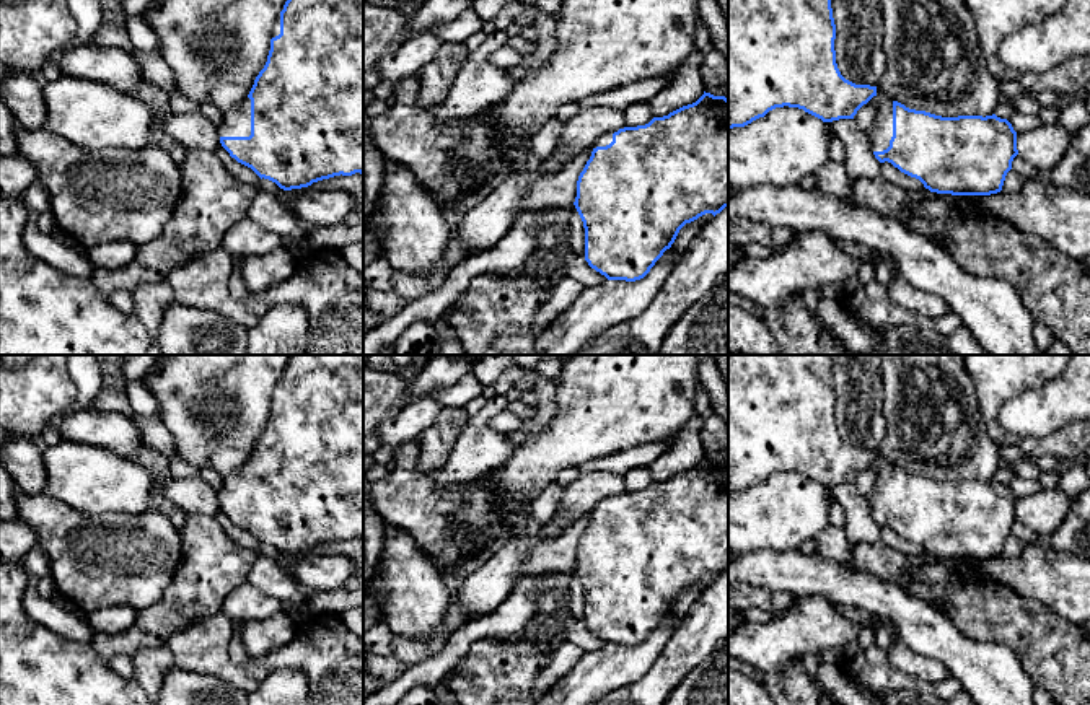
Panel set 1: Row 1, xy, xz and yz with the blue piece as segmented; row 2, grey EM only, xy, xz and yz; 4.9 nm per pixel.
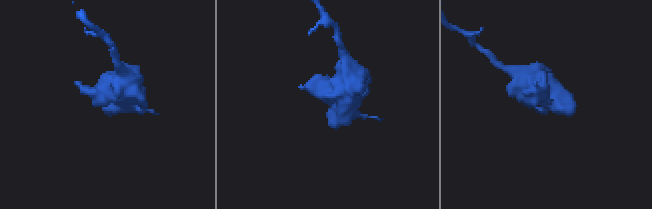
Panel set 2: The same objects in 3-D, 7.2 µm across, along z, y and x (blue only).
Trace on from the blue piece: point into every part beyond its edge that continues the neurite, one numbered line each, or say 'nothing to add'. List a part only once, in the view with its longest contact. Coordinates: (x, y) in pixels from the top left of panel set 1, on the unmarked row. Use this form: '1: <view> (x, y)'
1: xy (237, 487)

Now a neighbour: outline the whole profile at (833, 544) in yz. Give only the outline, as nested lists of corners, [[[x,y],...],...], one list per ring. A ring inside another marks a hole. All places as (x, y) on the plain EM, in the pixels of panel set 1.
[[[829,524],[815,537],[815,541],[818,555],[841,565],[850,563],[854,547],[847,541],[847,534],[842,528]]]

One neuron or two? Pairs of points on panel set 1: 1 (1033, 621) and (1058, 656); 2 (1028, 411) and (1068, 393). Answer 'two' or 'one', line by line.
1: one
2: one

